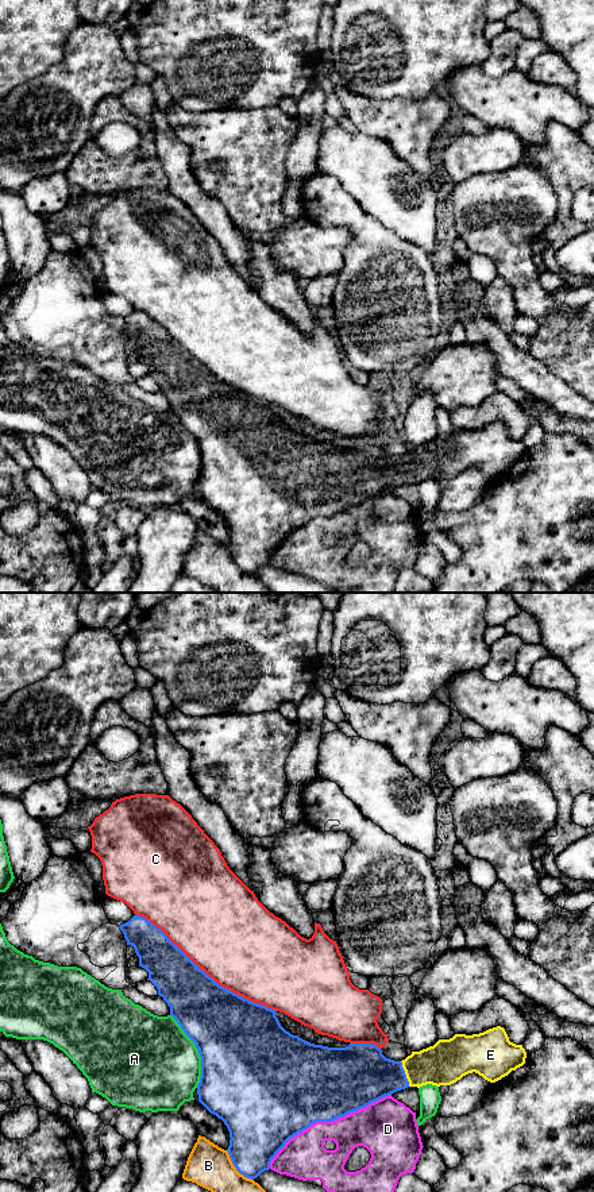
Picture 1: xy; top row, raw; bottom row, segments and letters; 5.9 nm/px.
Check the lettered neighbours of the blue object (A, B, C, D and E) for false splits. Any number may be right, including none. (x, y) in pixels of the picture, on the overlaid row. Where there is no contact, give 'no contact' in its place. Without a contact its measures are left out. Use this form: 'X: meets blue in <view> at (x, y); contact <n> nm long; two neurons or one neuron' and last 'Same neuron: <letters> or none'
A: meets blue in xy at (199, 1050); contact 460 nm long; two neurons
B: meets blue in xy at (235, 1167); contact 240 nm long; two neurons
C: meets blue in xy at (204, 972); contact 1000 nm long; two neurons
D: meets blue in xy at (326, 1121); contact 850 nm long; two neurons
E: meets blue in xy at (404, 1073); contact 160 nm long; one neuron
Same neuron: E

